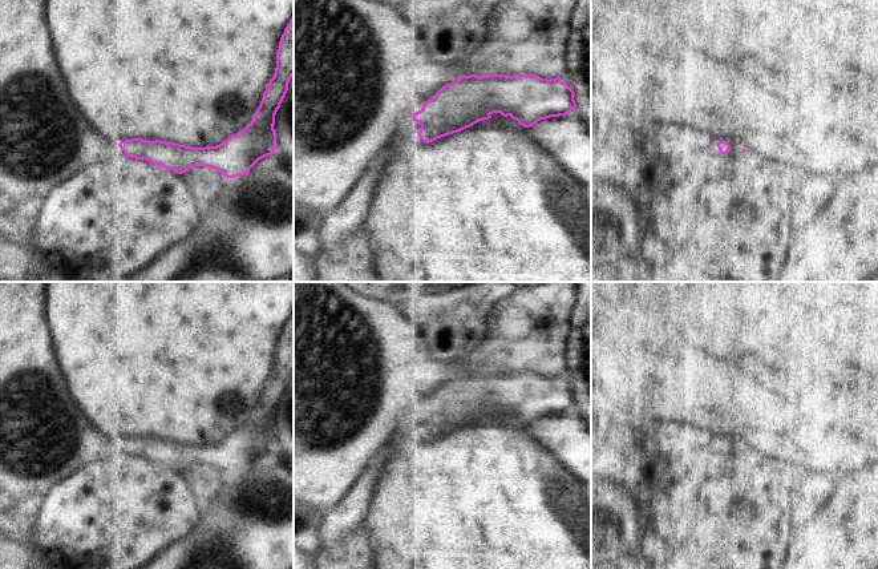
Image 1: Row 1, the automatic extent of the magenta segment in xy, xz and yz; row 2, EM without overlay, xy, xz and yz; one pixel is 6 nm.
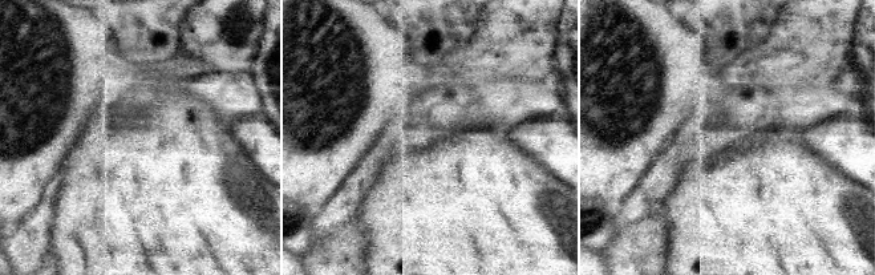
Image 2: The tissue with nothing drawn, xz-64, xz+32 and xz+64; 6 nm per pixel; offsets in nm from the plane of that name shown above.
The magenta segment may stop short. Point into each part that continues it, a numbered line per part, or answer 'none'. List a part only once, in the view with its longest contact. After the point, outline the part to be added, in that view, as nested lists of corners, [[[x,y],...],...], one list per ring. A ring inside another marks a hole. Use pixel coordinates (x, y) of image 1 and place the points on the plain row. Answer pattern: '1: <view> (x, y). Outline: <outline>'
1: xz (350, 512). Outline: [[[413,416],[404,417],[389,441],[355,480],[341,500],[325,511],[319,528],[319,550],[328,552],[336,561],[343,558],[345,537],[363,524],[368,513],[383,469],[392,456],[391,444],[401,436],[416,435],[420,427],[421,423]]]

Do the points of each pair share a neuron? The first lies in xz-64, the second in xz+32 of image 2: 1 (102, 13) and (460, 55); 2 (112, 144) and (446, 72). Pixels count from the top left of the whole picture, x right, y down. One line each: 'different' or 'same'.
1: different
2: different

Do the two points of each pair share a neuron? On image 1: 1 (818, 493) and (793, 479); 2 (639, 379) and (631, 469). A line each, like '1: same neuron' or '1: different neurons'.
1: different neurons
2: different neurons

